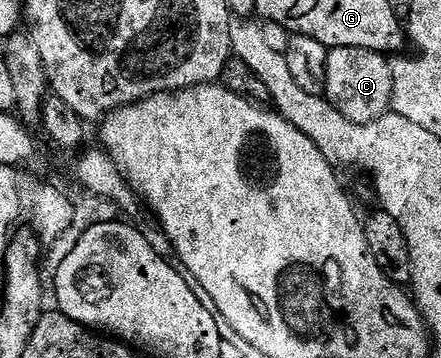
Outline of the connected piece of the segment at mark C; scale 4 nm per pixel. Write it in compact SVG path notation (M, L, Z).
M337 46L329 49L326 64L324 94L346 120L366 124L389 113L392 105L392 64L383 54L375 50L359 50Z

